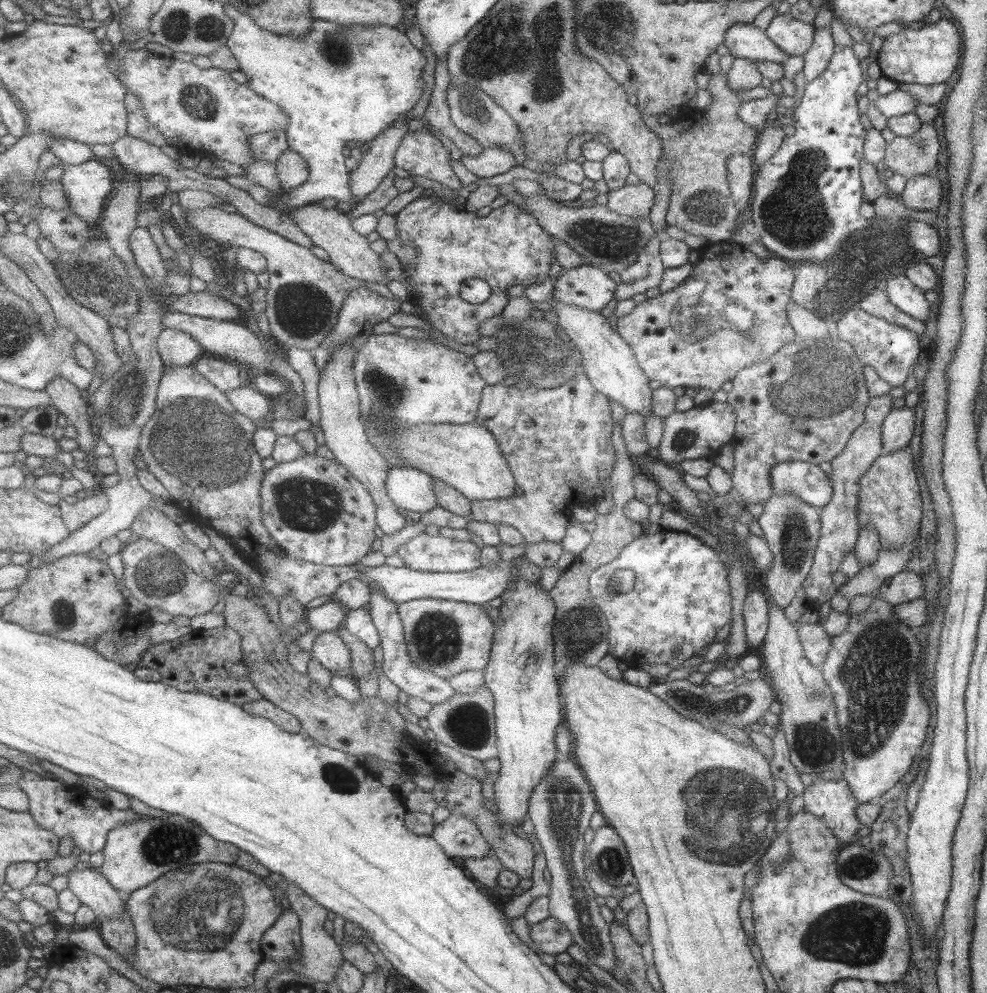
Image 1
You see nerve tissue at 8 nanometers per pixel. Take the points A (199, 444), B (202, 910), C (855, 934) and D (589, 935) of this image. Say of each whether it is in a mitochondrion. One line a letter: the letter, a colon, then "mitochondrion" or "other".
A: mitochondrion
B: mitochondrion
C: mitochondrion
D: mitochondrion

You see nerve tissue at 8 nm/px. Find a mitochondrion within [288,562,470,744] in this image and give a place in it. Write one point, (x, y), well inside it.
(438, 638)

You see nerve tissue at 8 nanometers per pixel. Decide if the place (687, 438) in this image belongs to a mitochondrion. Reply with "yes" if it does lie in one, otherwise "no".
yes

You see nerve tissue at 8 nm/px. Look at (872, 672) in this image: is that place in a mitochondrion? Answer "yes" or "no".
yes

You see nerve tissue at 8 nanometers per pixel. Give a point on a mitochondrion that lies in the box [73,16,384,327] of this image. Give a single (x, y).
(197, 100)

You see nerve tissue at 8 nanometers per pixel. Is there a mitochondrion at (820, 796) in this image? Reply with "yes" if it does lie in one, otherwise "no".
no

